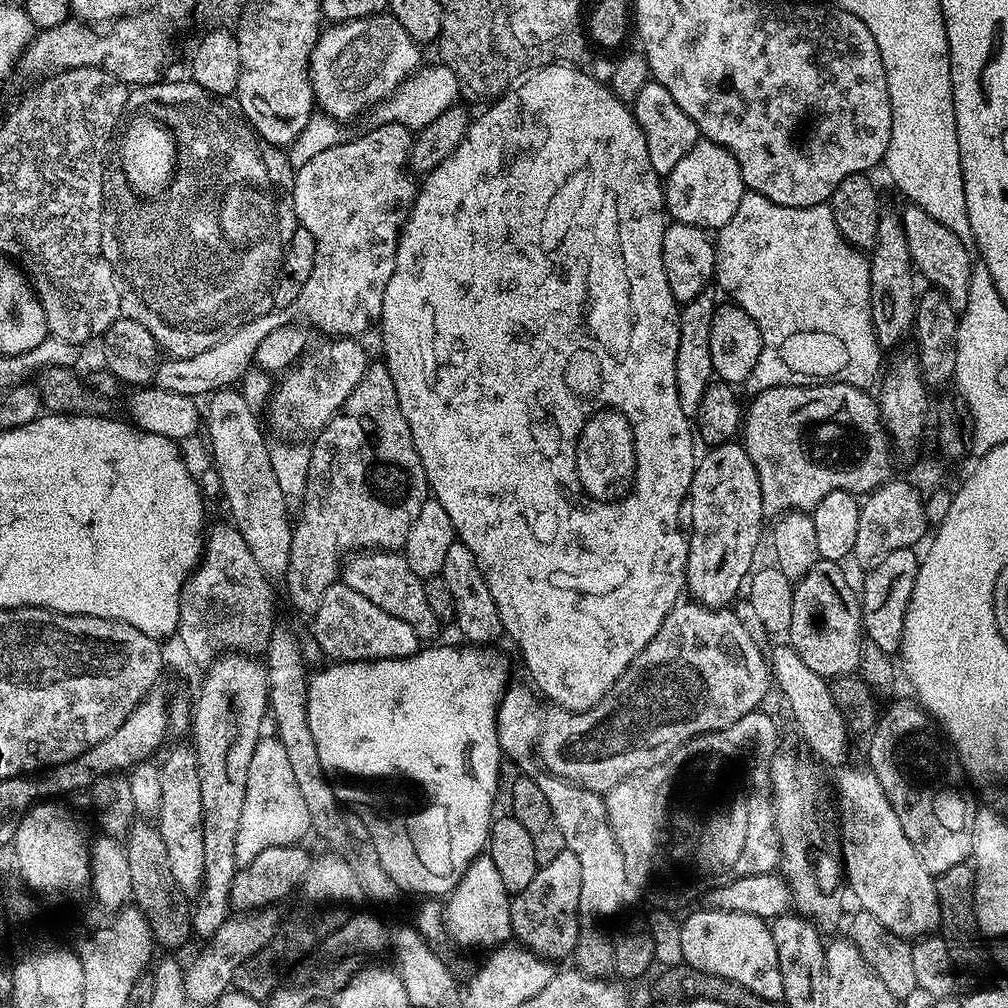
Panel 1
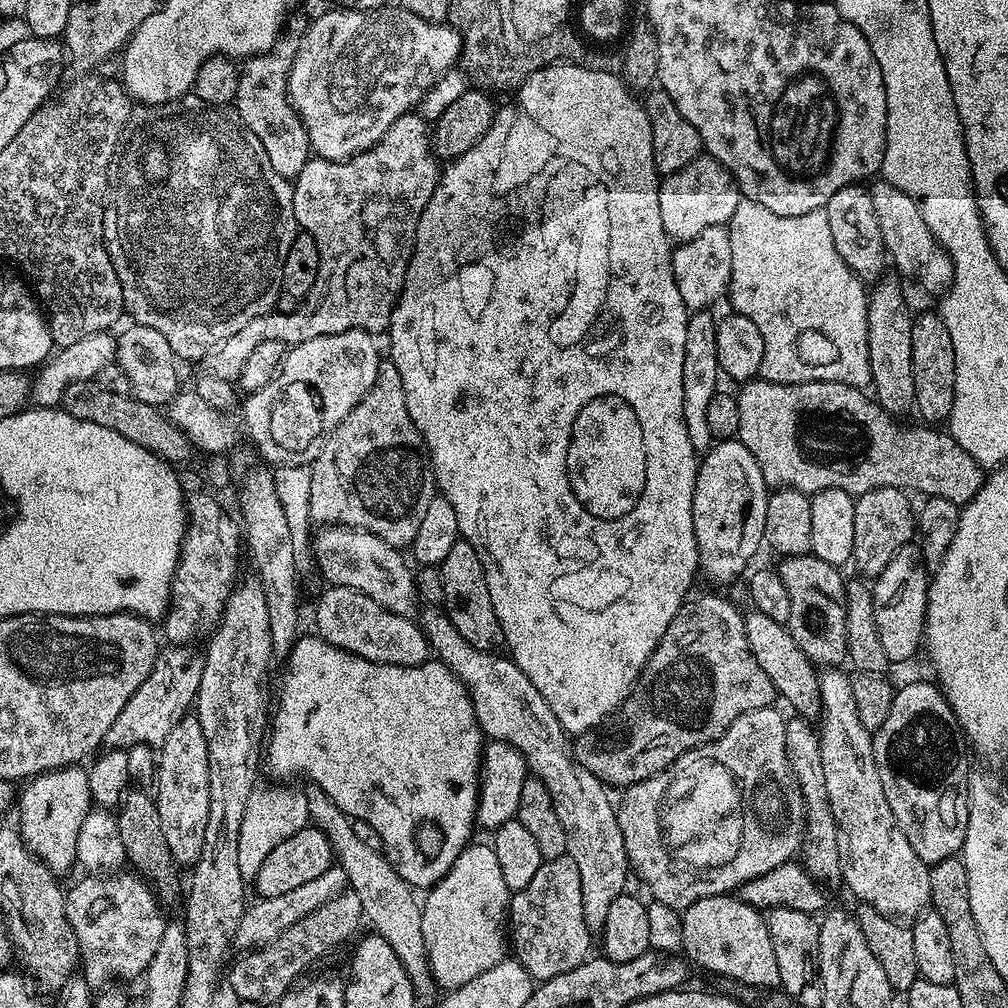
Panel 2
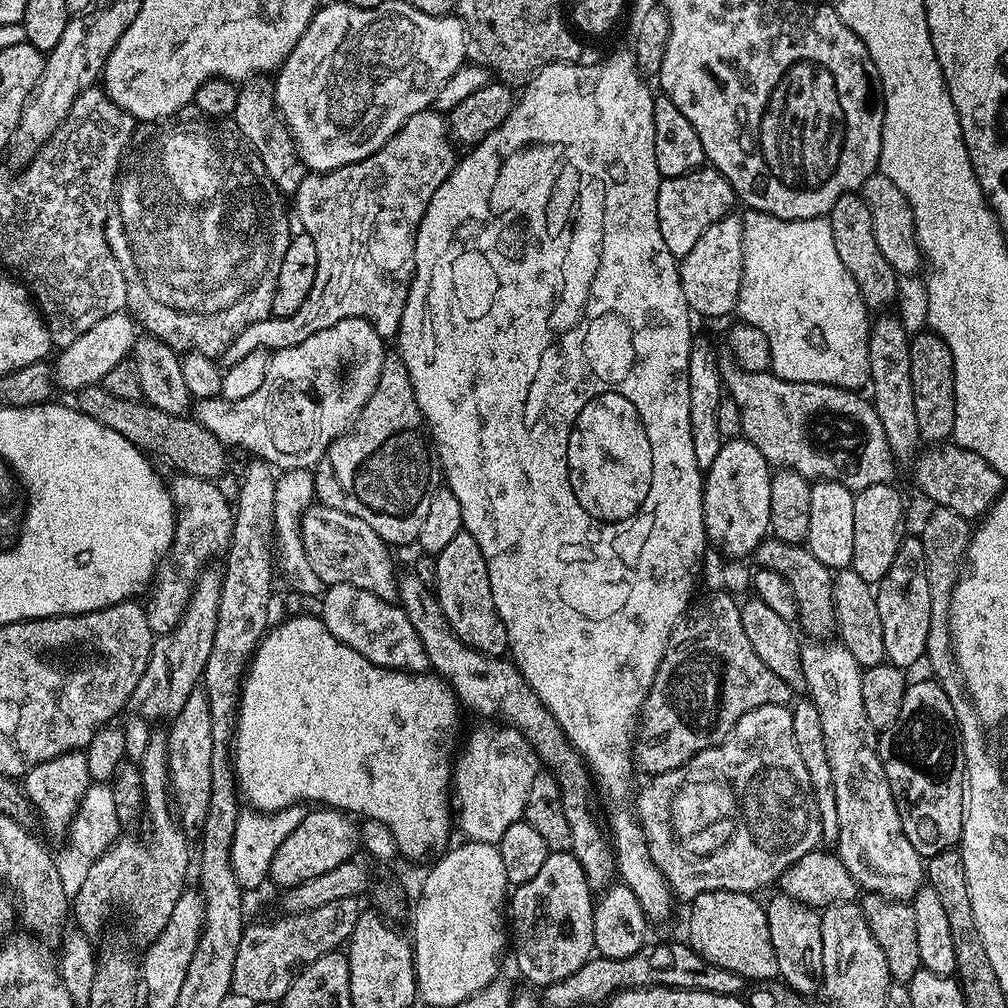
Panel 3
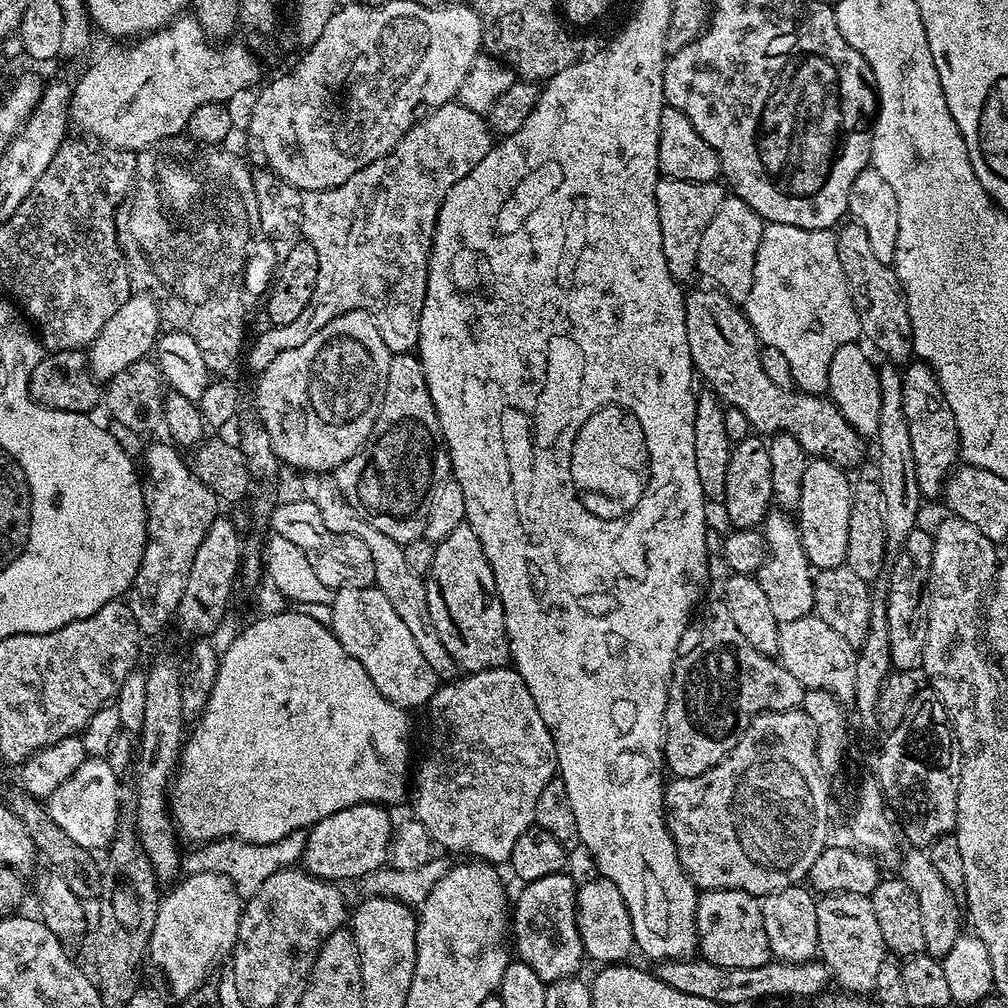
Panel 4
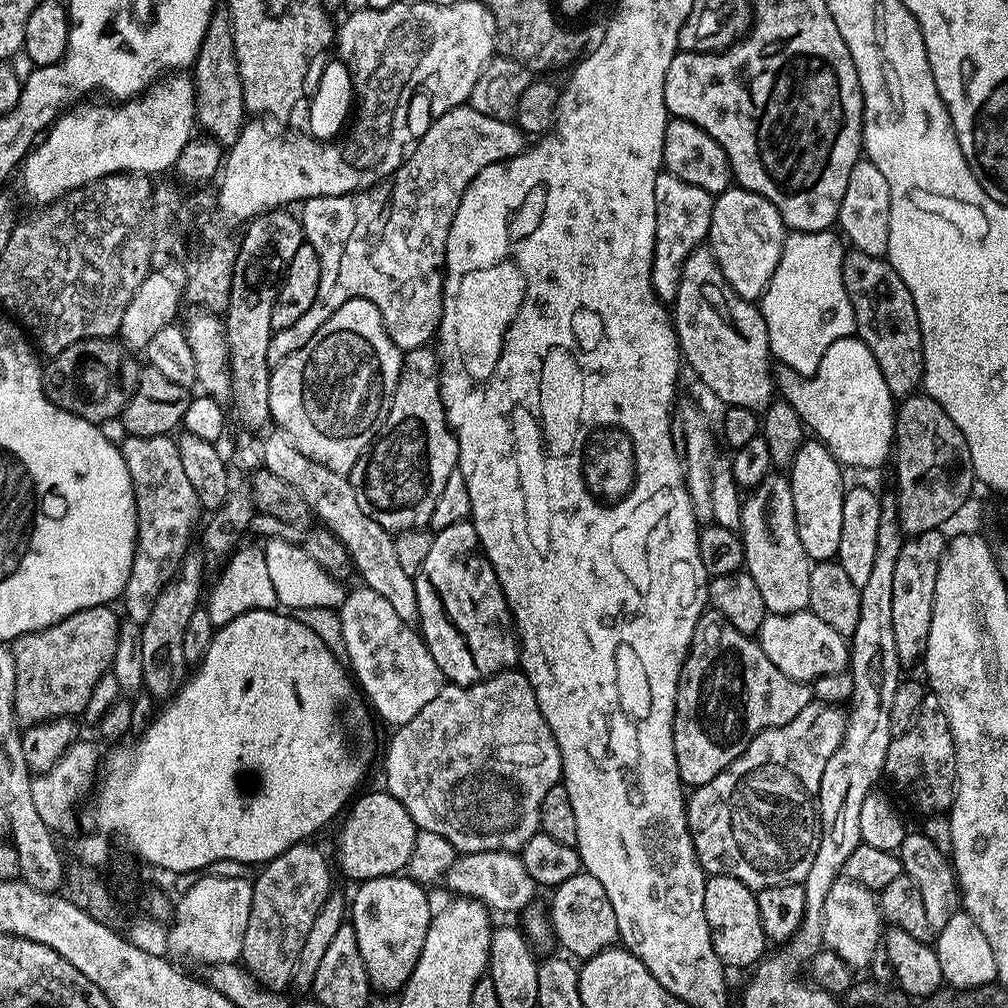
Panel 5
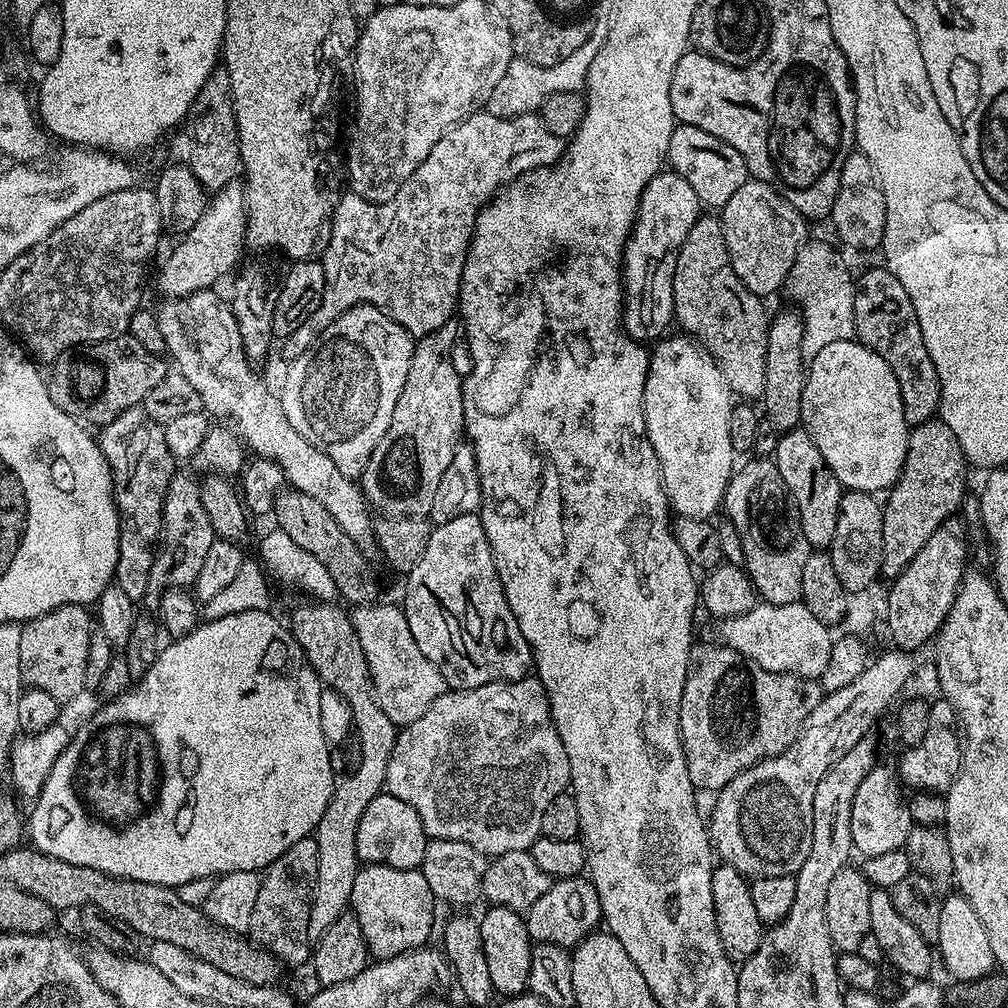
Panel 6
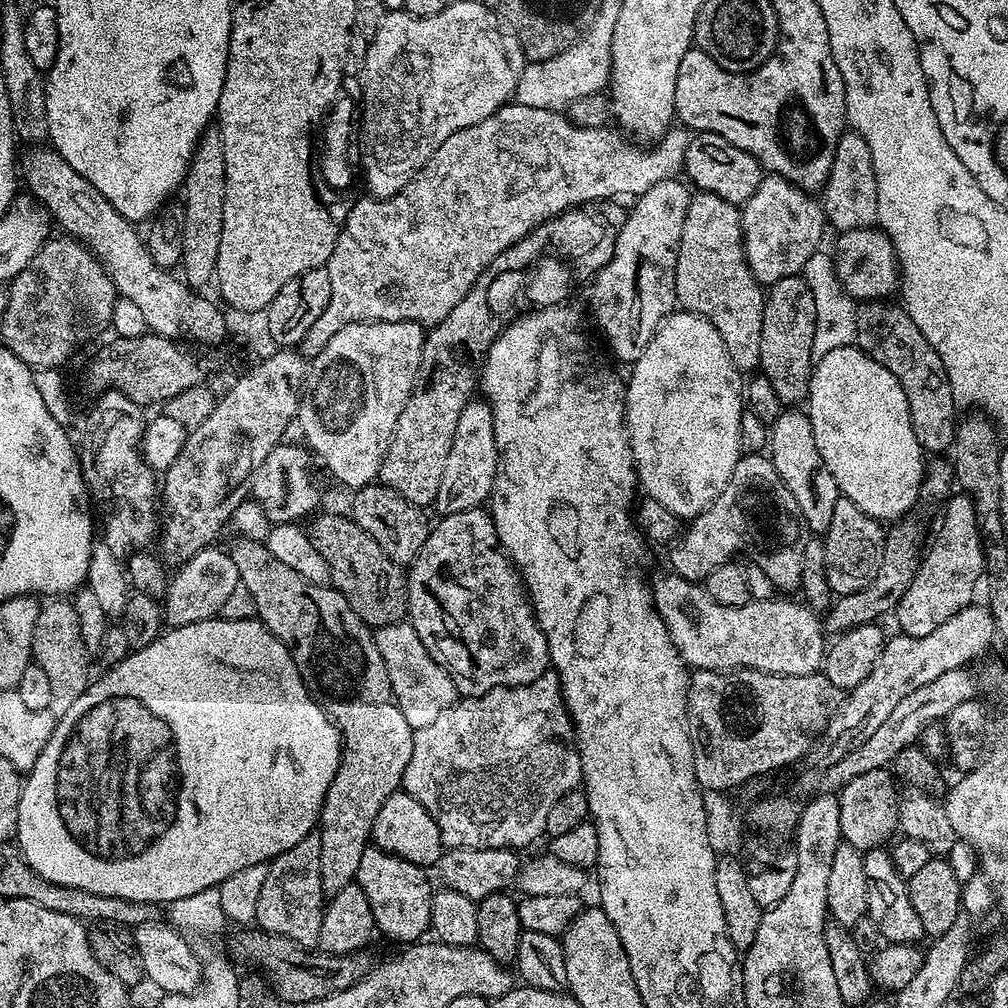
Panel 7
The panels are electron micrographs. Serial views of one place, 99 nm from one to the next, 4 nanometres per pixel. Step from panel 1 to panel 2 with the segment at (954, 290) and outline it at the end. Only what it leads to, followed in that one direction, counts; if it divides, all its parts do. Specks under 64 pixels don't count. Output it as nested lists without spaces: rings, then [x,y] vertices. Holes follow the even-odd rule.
[[[879,183],[870,188],[874,212],[878,214],[878,226],[882,226],[887,255],[896,262],[899,275],[904,278],[913,276],[928,292],[947,293],[956,278],[956,268],[952,265],[950,254],[936,241],[930,226],[926,226],[926,218],[922,218],[922,210],[918,210],[916,202],[893,184]]]

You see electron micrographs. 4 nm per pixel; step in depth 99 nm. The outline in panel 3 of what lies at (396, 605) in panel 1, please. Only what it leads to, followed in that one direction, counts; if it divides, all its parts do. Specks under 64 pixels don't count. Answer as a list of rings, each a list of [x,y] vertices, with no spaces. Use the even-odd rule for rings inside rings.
[[[316,502],[305,510],[300,520],[300,537],[314,574],[318,574],[326,586],[349,584],[370,590],[370,594],[383,600],[396,600],[398,571],[388,561],[389,545],[385,544],[377,532],[370,530],[362,518],[342,514],[342,510],[334,510]]]

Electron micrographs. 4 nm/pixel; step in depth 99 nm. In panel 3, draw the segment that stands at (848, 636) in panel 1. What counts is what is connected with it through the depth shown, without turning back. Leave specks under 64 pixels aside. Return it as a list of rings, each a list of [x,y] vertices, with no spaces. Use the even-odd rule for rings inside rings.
[[[765,538],[757,546],[754,559],[755,567],[760,570],[777,572],[794,590],[794,598],[798,602],[798,628],[808,638],[828,638],[837,631],[832,584],[833,569],[822,566],[814,554],[804,544],[787,544],[775,538]]]

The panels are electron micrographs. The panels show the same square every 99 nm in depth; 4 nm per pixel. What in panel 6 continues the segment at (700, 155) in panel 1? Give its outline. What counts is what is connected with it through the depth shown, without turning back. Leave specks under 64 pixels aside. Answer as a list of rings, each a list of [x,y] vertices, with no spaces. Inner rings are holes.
[[[662,170],[650,178],[638,206],[632,233],[624,247],[624,331],[634,340],[656,342],[674,320],[674,270],[682,242],[702,215],[698,194],[682,174]]]

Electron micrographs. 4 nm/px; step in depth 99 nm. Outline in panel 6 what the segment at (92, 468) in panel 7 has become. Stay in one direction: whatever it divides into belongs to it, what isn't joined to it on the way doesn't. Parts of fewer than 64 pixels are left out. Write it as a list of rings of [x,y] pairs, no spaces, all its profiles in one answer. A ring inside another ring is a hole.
[[[137,406],[118,414],[118,418],[103,425],[99,432],[98,443],[109,468],[112,469],[112,493],[116,499],[116,508],[120,511],[120,553],[114,584],[124,590],[131,600],[140,602],[140,599],[150,592],[148,572],[152,569],[152,557],[157,551],[158,541],[162,536],[164,503],[174,475],[174,461],[166,446],[164,425],[150,419],[144,413],[143,407]]]

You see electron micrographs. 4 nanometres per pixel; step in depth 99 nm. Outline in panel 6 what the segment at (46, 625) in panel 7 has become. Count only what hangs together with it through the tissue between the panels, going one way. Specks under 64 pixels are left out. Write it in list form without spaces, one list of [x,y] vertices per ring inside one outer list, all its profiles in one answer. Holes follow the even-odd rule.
[[[63,604],[38,618],[23,621],[19,643],[23,683],[46,690],[46,694],[53,696],[57,702],[72,700],[79,692],[83,693],[86,658],[90,654],[93,635],[93,613],[82,604]]]

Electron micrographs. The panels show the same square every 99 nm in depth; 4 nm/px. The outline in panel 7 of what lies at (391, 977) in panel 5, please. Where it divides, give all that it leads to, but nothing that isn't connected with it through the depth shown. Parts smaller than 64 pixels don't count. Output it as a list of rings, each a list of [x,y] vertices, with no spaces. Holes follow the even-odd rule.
[[[369,846],[362,854],[362,863],[354,883],[366,894],[370,902],[370,914],[374,914],[377,933],[392,940],[401,940],[407,946],[419,941],[430,928],[430,906],[434,885],[428,881],[429,873],[414,862],[406,862],[381,848]]]

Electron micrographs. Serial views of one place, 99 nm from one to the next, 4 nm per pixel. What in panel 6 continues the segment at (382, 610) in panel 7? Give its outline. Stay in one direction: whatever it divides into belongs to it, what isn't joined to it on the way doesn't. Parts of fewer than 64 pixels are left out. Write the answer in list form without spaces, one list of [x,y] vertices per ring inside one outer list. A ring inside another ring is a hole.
[[[285,490],[276,498],[274,509],[275,527],[280,528],[286,534],[290,534],[297,546],[302,546],[302,550],[307,550],[309,554],[314,554],[326,570],[330,570],[330,578],[334,578],[334,586],[341,597],[352,603],[352,606],[371,604],[377,599],[380,592],[380,584],[376,581],[376,572],[372,569],[370,561],[364,557],[365,549],[334,522],[334,514],[318,502],[318,498],[310,498],[310,494],[302,494],[295,490]]]

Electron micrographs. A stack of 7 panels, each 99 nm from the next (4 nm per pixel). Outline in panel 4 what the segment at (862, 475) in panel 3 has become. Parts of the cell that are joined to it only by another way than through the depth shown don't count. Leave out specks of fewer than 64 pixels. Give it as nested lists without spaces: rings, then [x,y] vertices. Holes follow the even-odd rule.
[[[703,286],[687,293],[684,305],[686,306],[686,342],[690,342],[690,358],[693,369],[704,375],[704,380],[709,389],[715,392],[717,397],[727,407],[742,410],[746,414],[746,422],[750,422],[752,432],[756,434],[775,434],[785,432],[794,438],[798,438],[798,446],[812,458],[823,458],[834,462],[838,467],[852,470],[855,464],[864,460],[865,437],[854,430],[854,426],[838,410],[831,399],[824,394],[801,392],[792,388],[774,386],[770,378],[762,371],[760,361],[761,343],[756,339],[756,331],[750,326],[743,307],[736,304],[725,292],[715,286]]]

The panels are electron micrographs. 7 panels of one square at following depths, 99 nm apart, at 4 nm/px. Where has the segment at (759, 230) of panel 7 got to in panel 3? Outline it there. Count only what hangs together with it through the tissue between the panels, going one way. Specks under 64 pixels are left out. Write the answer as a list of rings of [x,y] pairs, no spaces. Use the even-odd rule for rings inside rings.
[[[739,215],[723,216],[694,242],[694,250],[680,261],[682,294],[686,294],[689,309],[700,316],[732,316],[736,311],[738,290],[742,286],[742,226]]]

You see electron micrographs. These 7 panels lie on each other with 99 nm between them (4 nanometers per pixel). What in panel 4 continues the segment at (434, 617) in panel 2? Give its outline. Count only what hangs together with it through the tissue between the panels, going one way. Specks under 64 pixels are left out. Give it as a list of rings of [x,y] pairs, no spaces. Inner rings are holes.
[[[308,474],[303,477],[304,492],[303,499],[314,502],[318,506],[318,514],[322,514],[322,522],[326,522],[328,530],[334,530],[334,534],[350,534],[362,538],[366,542],[366,550],[370,550],[370,558],[374,558],[374,578],[375,587],[386,594],[386,599],[390,601],[390,606],[394,606],[394,611],[398,613],[398,618],[410,629],[414,643],[418,645],[418,650],[422,650],[422,658],[430,662],[434,674],[441,681],[448,682],[457,675],[456,663],[446,654],[446,646],[438,638],[438,630],[434,630],[434,622],[430,622],[430,606],[426,602],[426,580],[421,573],[410,570],[410,565],[406,563],[404,545],[399,544],[394,538],[386,538],[382,530],[374,530],[361,516],[356,515],[356,511],[342,498],[338,490],[335,479],[328,474]]]

